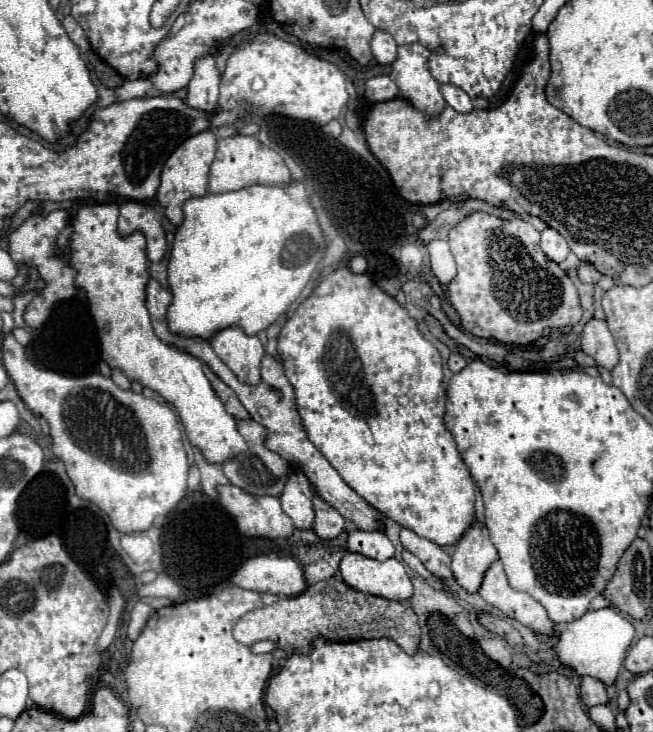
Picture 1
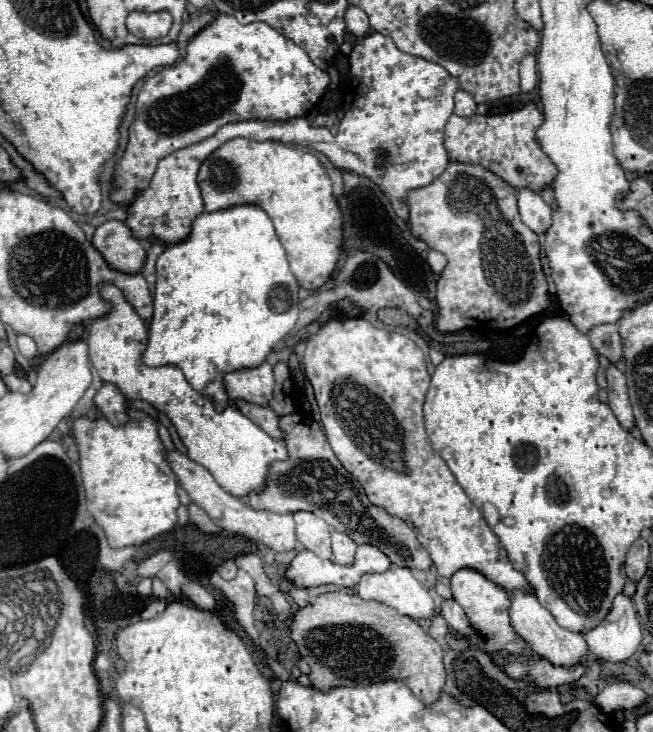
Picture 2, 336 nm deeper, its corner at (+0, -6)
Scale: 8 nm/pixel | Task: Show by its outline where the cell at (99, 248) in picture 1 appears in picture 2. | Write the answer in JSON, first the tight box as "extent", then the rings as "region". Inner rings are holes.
{"extent":[88,284,288,496],"region":[[[102,284],[100,286],[100,294],[104,300],[112,302],[112,310],[106,314],[106,318],[98,318],[90,324],[90,336],[88,336],[88,348],[90,348],[90,362],[96,368],[98,376],[104,382],[116,384],[130,400],[146,400],[150,402],[156,410],[164,412],[174,428],[178,430],[180,440],[184,442],[184,446],[188,448],[188,456],[202,464],[212,476],[214,480],[232,496],[246,496],[250,492],[262,492],[264,490],[264,482],[268,476],[268,468],[272,462],[276,460],[286,460],[288,458],[288,450],[284,440],[274,440],[272,436],[268,436],[264,430],[260,430],[252,420],[248,420],[238,408],[228,406],[224,412],[218,412],[214,408],[214,404],[210,402],[210,398],[200,396],[184,378],[180,368],[174,366],[164,366],[164,368],[148,368],[142,362],[142,352],[148,344],[148,332],[144,326],[144,320],[134,312],[134,308],[124,300],[122,292],[112,286],[112,284]]]}

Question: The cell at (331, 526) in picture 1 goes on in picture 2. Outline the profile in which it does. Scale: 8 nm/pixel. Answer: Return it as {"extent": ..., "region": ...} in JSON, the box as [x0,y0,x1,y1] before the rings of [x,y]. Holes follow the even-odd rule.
{"extent":[332,532,356,566],"region":[[[332,532],[332,550],[334,550],[334,560],[342,566],[350,566],[354,562],[356,554],[356,544],[342,532]]]}

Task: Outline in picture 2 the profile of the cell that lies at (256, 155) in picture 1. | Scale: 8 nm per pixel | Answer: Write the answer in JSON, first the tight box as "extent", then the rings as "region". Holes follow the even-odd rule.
{"extent":[198,138,342,290],"region":[[[234,138],[222,144],[218,150],[214,150],[202,162],[198,172],[198,186],[202,190],[204,208],[208,212],[232,208],[238,204],[260,206],[274,222],[278,240],[282,242],[290,262],[290,270],[302,288],[318,290],[332,276],[342,250],[342,212],[332,194],[332,180],[328,176],[328,170],[315,156],[315,152],[292,148],[288,144],[274,140],[258,142],[258,140]]]}

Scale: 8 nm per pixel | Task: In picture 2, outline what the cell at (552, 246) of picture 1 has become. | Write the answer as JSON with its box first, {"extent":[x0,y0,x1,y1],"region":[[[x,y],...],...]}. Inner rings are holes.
{"extent":[518,188,552,234],"region":[[[530,188],[518,190],[518,210],[522,216],[522,222],[536,234],[544,234],[546,228],[550,228],[550,212],[552,208],[540,198],[538,192]]]}

